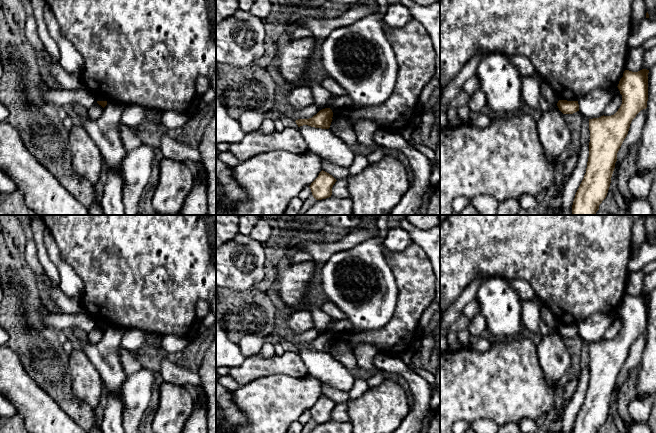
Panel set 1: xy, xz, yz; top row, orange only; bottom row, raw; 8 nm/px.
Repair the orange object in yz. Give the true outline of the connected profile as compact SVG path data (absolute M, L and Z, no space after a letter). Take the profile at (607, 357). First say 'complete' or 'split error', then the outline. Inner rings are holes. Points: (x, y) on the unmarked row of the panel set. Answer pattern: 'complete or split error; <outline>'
complete; M647 293L638 296L625 294L617 310L622 319L622 328L618 335L611 340L603 339L589 343L590 366L587 392L575 418L572 433L599 433L599 429L606 422L617 385L617 377L628 358L630 348L641 334L647 332L648 297Z

